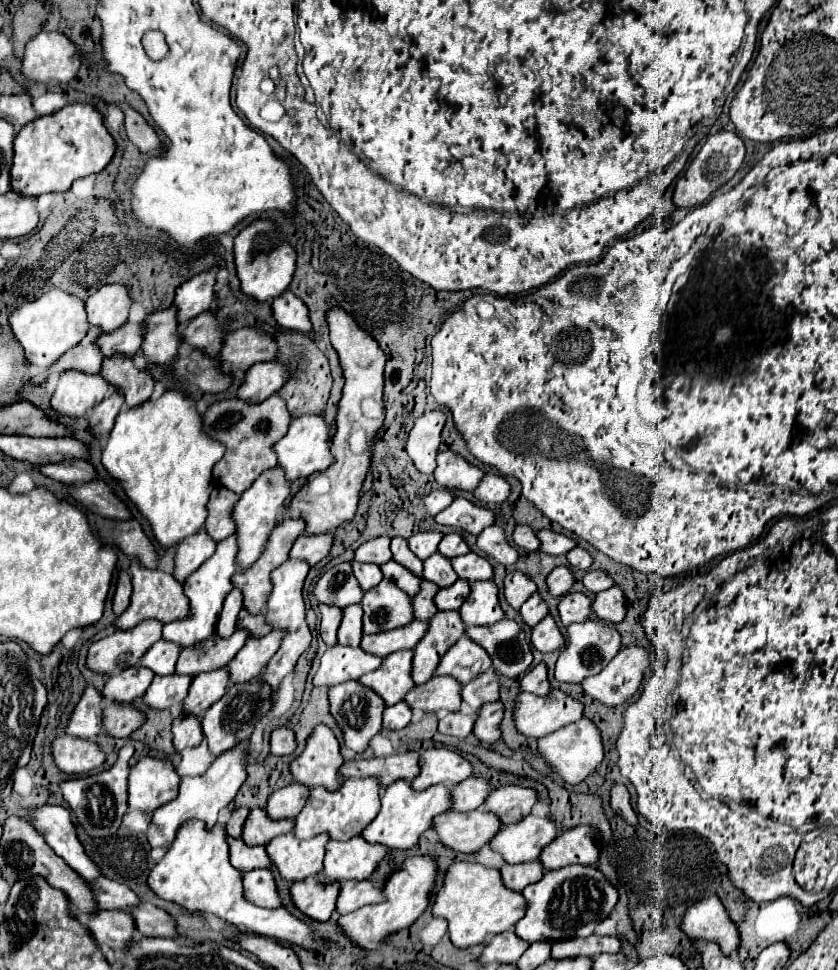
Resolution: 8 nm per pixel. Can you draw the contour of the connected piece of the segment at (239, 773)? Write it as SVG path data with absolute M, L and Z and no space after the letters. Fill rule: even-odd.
M238 743L234 749L224 751L222 755L216 757L216 761L208 767L208 771L204 775L198 777L182 777L180 783L180 795L166 803L164 807L160 807L156 813L152 813L152 825L148 829L148 841L152 847L166 847L174 841L174 835L178 831L178 827L186 821L186 819L202 819L206 821L208 827L212 827L218 819L220 809L224 809L238 793L240 785L246 781L246 743Z

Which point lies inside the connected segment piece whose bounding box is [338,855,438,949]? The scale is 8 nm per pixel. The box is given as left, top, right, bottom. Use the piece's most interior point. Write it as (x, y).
(408, 890)

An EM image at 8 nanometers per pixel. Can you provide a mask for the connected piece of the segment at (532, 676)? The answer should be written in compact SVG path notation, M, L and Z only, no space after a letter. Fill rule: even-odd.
M540 663L530 673L526 673L526 677L522 679L522 691L530 691L536 695L548 695L550 693L546 663Z

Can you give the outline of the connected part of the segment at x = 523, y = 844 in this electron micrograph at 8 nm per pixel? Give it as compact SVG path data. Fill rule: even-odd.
M526 815L520 823L502 827L490 841L490 847L500 853L506 863L528 863L538 859L542 849L552 843L560 831L560 825L552 817Z

